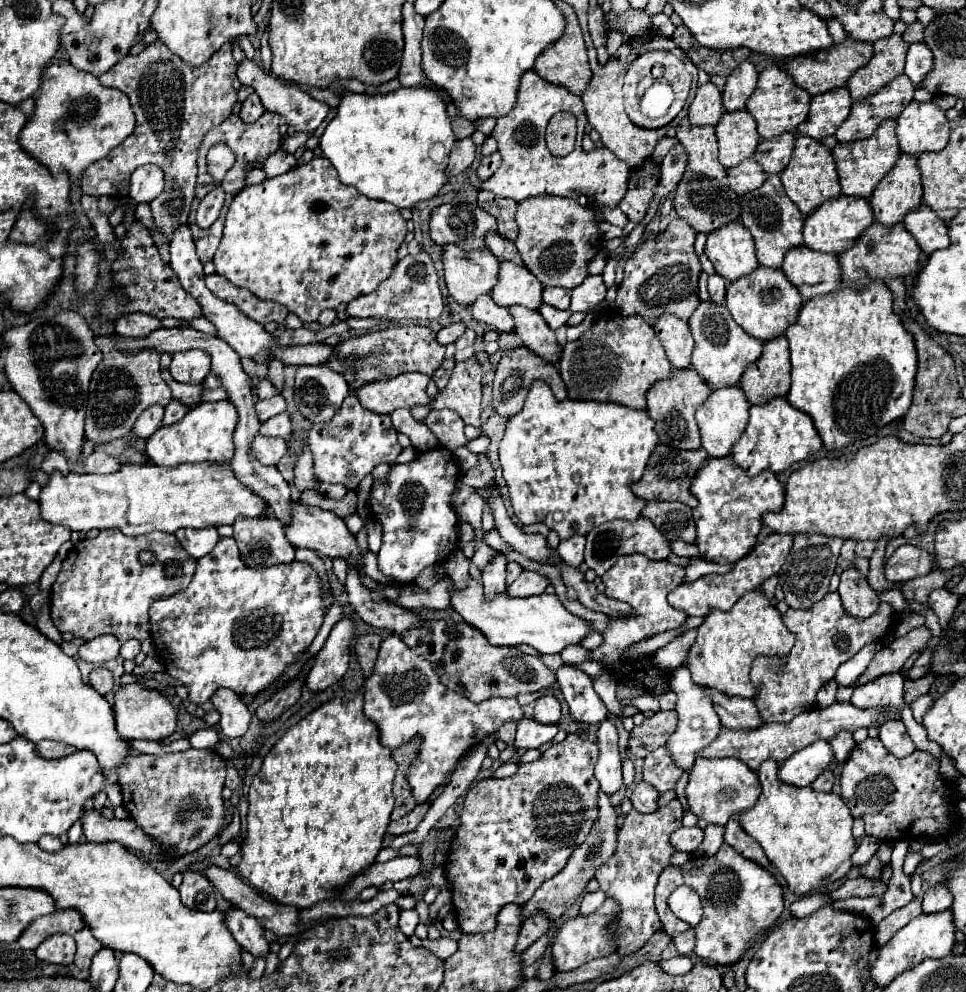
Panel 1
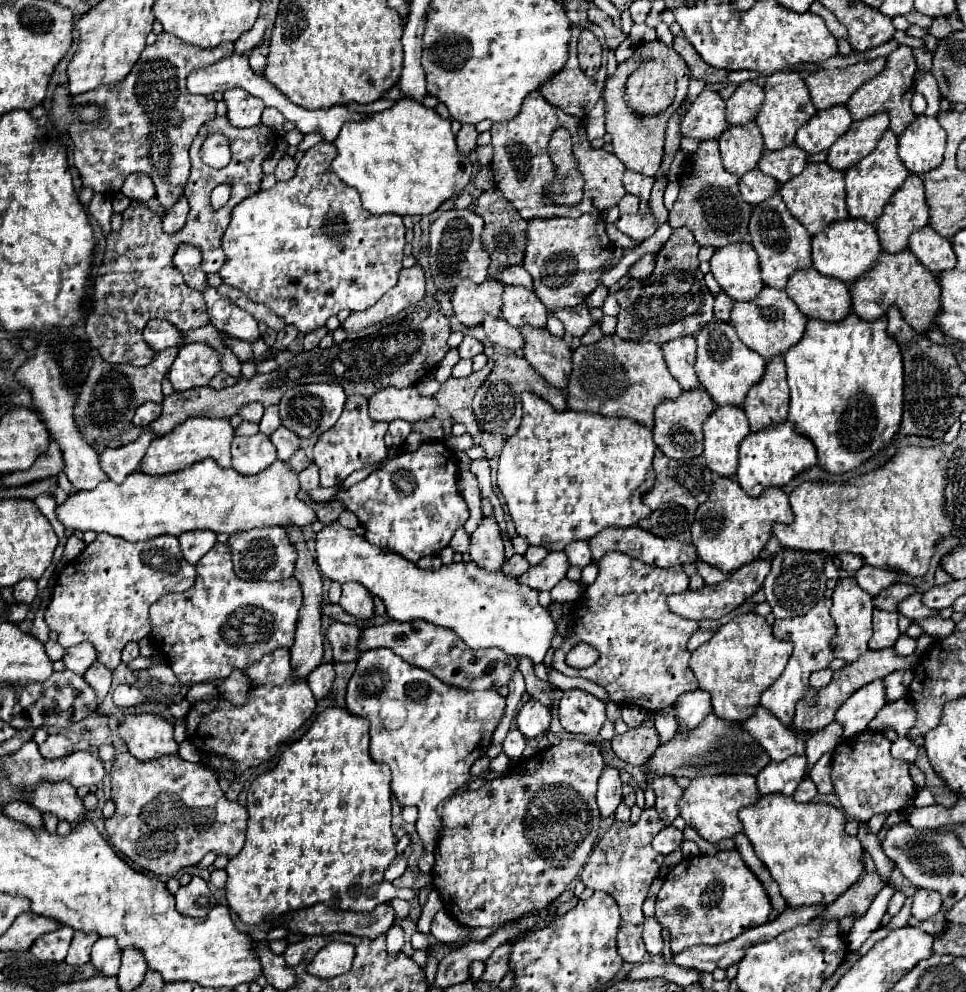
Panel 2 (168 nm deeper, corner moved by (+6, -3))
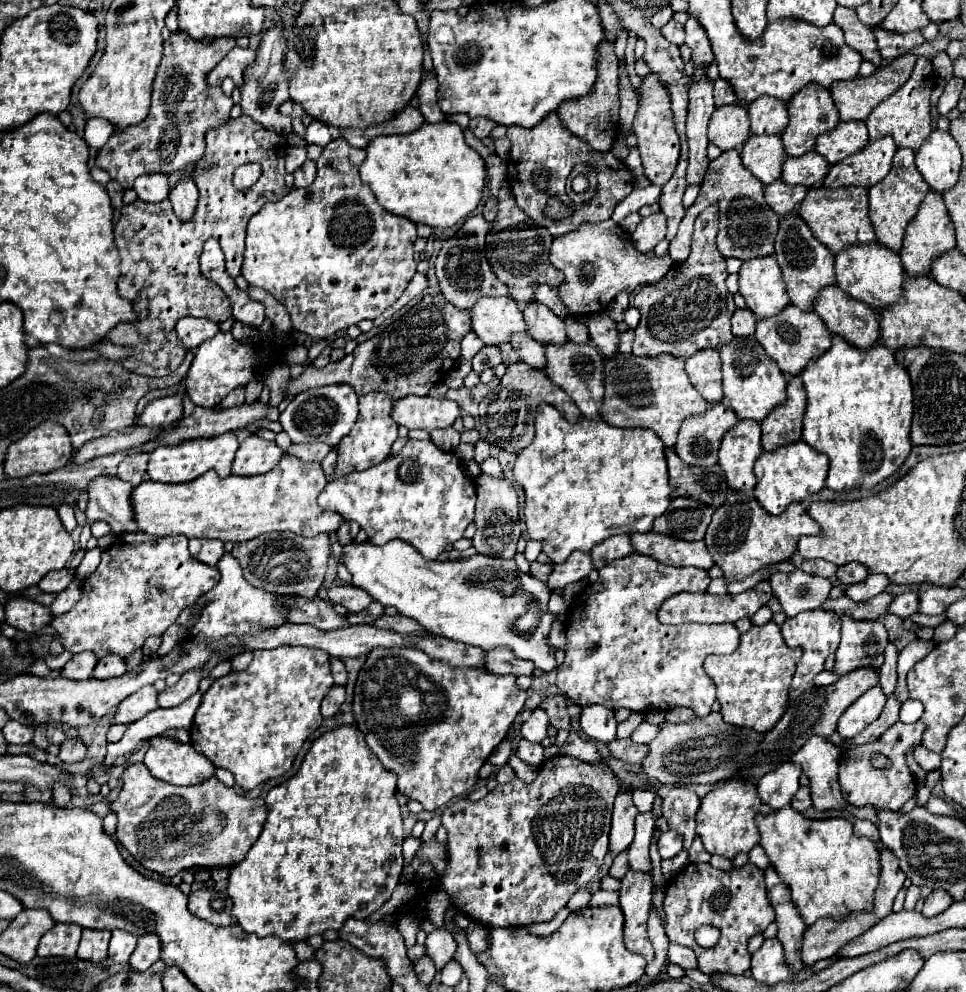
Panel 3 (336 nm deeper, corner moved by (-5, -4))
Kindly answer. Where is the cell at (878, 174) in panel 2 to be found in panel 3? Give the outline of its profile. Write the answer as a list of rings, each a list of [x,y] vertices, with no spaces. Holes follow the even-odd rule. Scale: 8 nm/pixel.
[[[900,147],[892,159],[892,169],[890,173],[878,181],[876,185],[872,185],[868,189],[868,201],[870,201],[870,221],[874,225],[874,231],[876,231],[876,239],[898,251],[902,247],[902,235],[904,235],[904,229],[906,225],[910,223],[910,219],[916,215],[918,211],[918,205],[922,203],[924,195],[928,193],[928,183],[924,181],[924,177],[918,173],[916,165],[914,165],[914,151],[912,149],[906,149],[906,147]]]

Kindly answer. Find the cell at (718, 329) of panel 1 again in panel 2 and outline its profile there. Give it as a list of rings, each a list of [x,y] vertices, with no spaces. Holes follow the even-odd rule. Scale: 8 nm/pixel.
[[[711,322],[703,326],[703,330],[695,336],[697,340],[697,376],[701,386],[709,392],[709,396],[719,406],[741,406],[745,400],[745,394],[751,386],[755,386],[765,374],[767,362],[753,350],[749,350],[737,336],[735,328],[725,322]]]

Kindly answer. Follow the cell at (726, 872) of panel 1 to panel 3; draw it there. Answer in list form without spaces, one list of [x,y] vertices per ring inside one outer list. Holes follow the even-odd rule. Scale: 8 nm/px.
[[[688,863],[666,889],[666,935],[678,945],[694,949],[698,957],[698,969],[706,975],[712,973],[744,973],[750,967],[748,939],[762,933],[774,921],[774,907],[768,903],[764,887],[764,871],[746,863],[730,871],[714,869],[710,863]],[[702,925],[714,925],[720,929],[720,939],[714,947],[704,949],[696,943],[694,931]]]

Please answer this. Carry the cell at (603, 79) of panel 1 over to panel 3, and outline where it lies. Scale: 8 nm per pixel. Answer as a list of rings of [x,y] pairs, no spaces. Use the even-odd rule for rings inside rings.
[[[648,73],[646,77],[642,77],[638,95],[640,95],[638,97],[638,111],[636,111],[636,117],[632,123],[632,133],[638,139],[636,149],[640,151],[646,177],[654,185],[664,185],[672,177],[672,173],[676,169],[678,155],[680,155],[680,143],[678,143],[678,135],[676,135],[674,123],[672,123],[668,87],[658,79],[656,73]]]

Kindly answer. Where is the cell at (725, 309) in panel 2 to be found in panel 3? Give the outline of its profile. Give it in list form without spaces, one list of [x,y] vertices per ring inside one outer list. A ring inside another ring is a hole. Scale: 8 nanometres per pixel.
[[[736,309],[732,315],[732,333],[738,337],[750,337],[754,335],[756,327],[756,315],[748,309]]]

